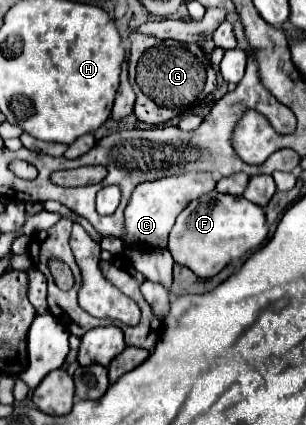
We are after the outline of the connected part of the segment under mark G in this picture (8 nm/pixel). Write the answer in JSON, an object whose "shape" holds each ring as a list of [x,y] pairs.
{"shape":[[[175,43],[173,47],[159,45],[147,49],[137,65],[137,85],[139,85],[139,99],[135,101],[135,115],[139,121],[149,125],[161,125],[169,119],[187,111],[199,97],[205,85],[205,67],[203,63],[189,53],[187,47]]]}

